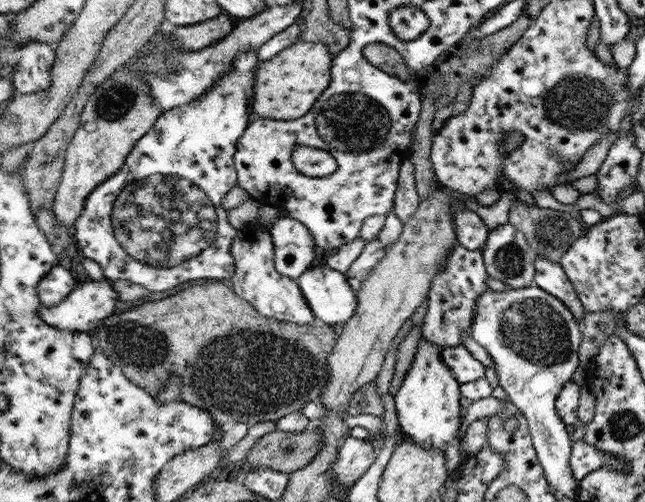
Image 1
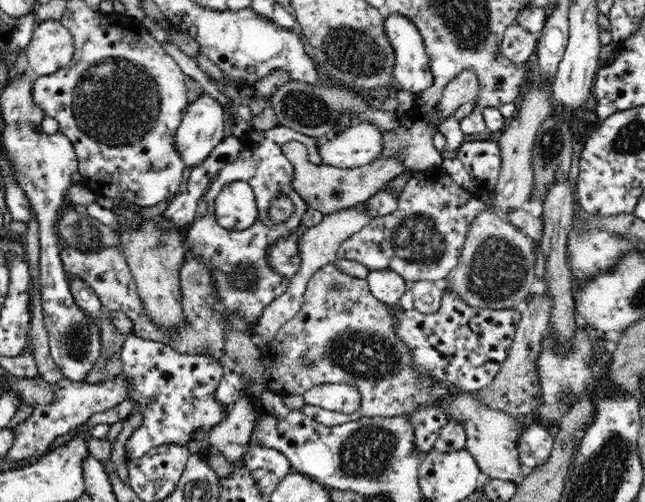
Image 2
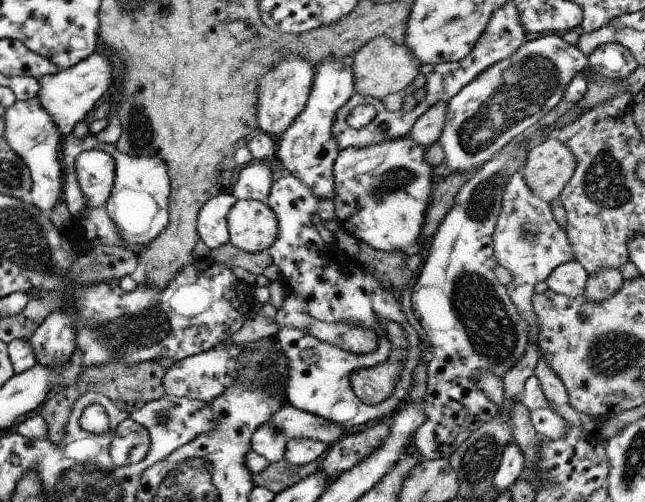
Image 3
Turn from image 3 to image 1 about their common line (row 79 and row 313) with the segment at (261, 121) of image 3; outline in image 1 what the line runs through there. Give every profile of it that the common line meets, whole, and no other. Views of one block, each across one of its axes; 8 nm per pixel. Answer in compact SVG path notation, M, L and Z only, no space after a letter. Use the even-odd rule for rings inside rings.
M256 220L237 231L231 245L235 271L227 281L231 290L246 300L262 315L284 322L306 325L315 319L306 303L297 280L282 275L275 269L275 249L268 228Z

